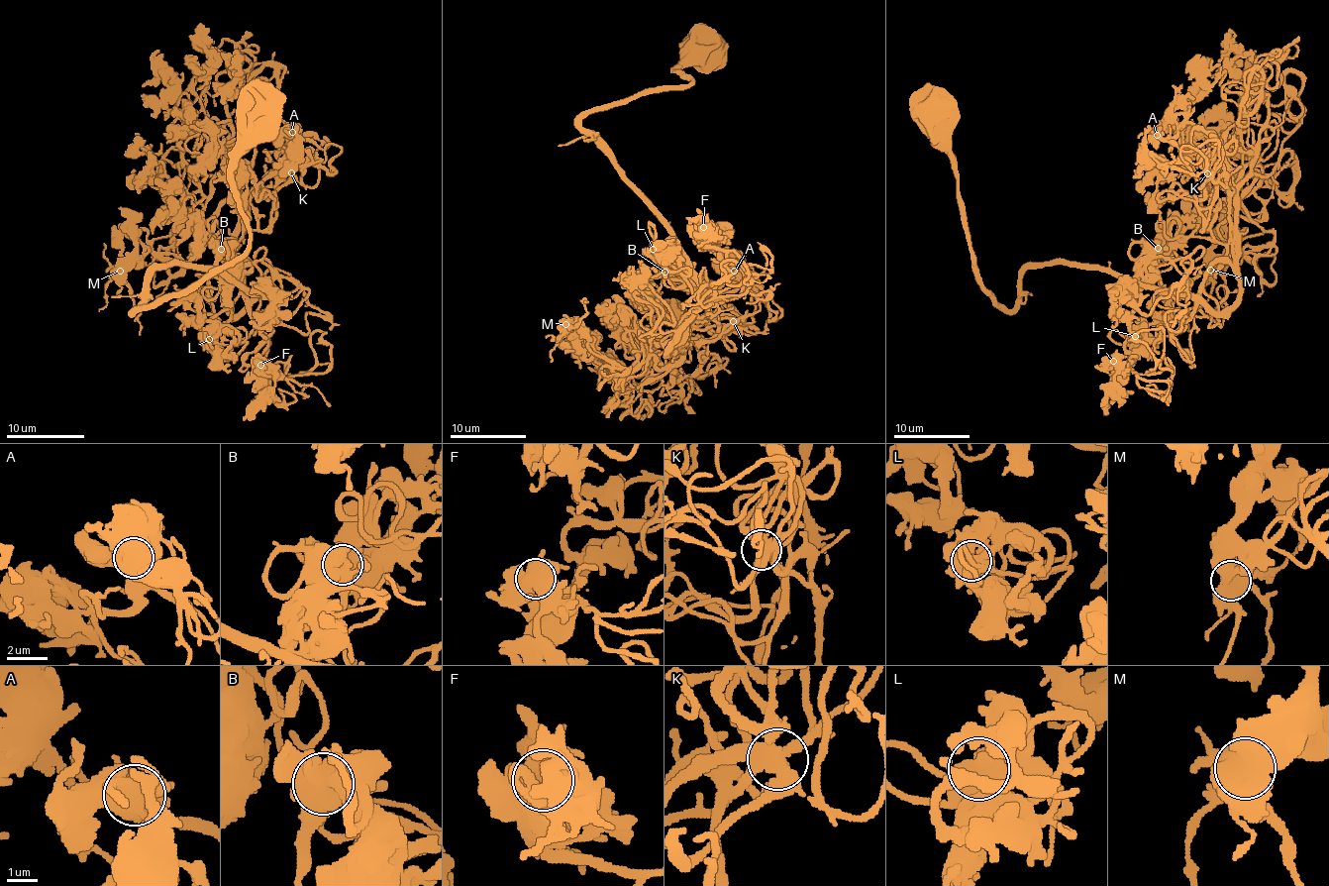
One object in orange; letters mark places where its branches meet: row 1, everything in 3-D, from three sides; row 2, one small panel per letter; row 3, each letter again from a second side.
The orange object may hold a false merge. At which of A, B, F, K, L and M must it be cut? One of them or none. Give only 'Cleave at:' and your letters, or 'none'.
Cleave at: M

